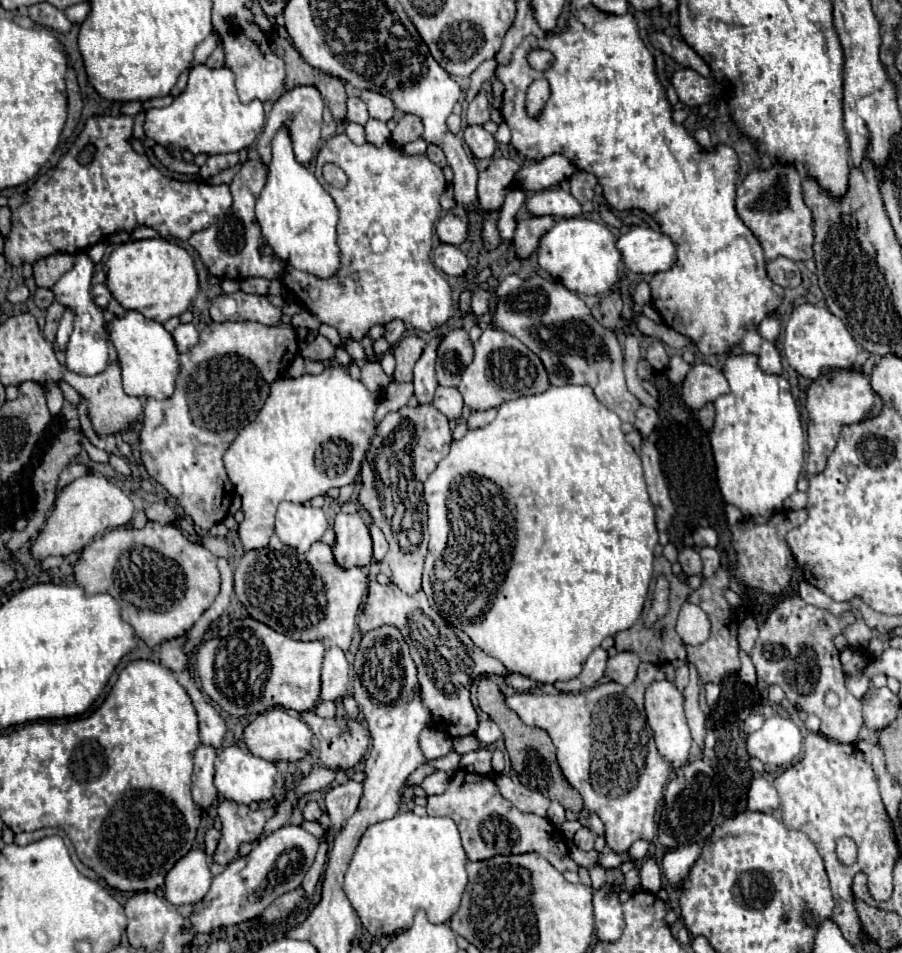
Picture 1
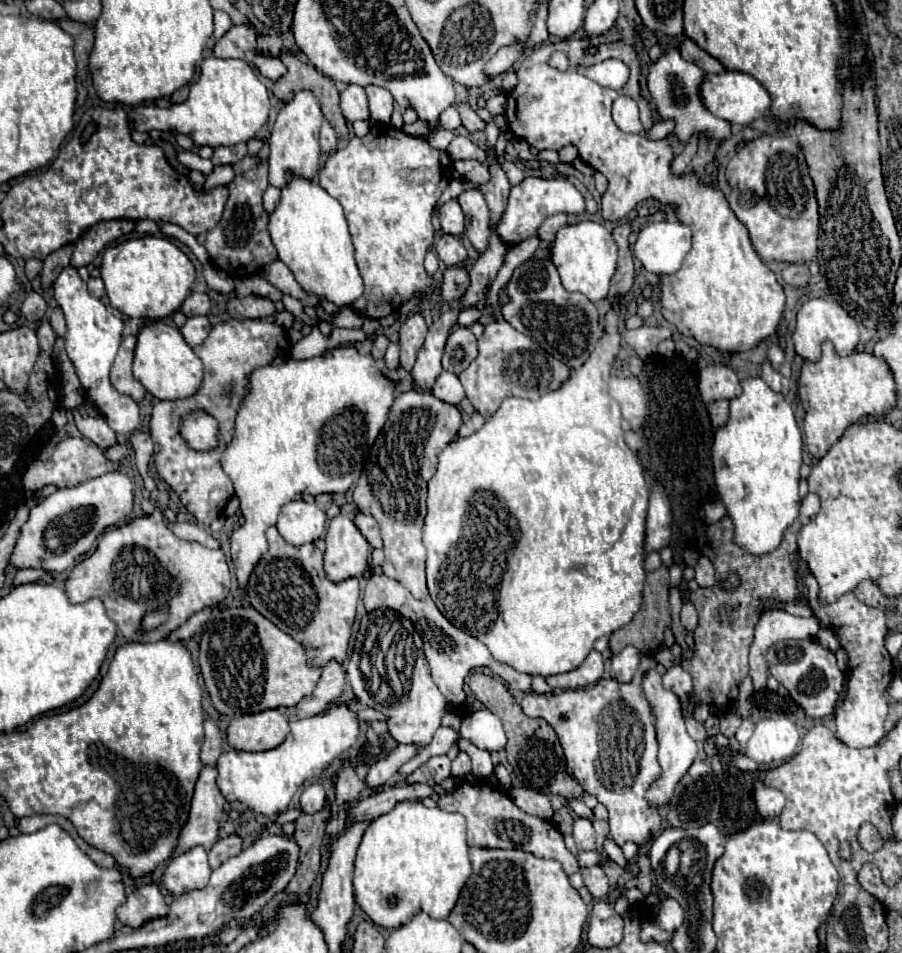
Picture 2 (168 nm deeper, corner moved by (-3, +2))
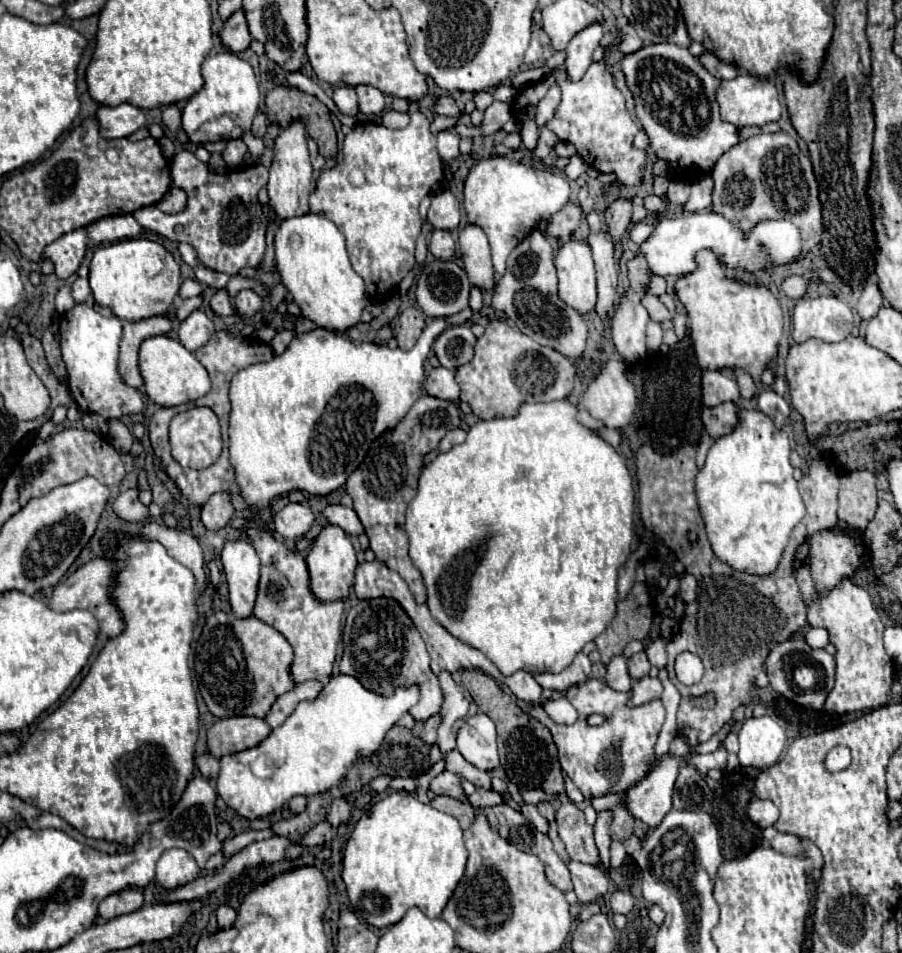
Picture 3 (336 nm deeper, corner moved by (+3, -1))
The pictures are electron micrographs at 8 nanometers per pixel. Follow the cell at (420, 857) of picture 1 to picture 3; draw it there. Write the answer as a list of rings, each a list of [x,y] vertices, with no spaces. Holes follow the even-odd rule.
[[[393,791],[385,799],[377,801],[357,821],[345,851],[343,851],[343,881],[347,885],[347,897],[351,909],[373,927],[389,927],[401,921],[409,907],[419,907],[427,917],[439,917],[447,905],[453,889],[461,881],[467,863],[467,849],[463,843],[463,831],[455,817],[421,803],[407,791]]]

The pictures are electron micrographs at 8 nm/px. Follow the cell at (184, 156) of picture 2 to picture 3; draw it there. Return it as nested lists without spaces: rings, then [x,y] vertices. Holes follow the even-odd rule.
[[[181,151],[171,161],[171,183],[187,193],[187,209],[171,215],[151,205],[138,209],[133,216],[146,230],[158,232],[177,243],[189,243],[203,267],[235,275],[243,267],[257,267],[265,255],[267,221],[257,193],[267,183],[267,177],[269,171],[263,165],[249,165],[219,175],[209,171],[191,151]]]

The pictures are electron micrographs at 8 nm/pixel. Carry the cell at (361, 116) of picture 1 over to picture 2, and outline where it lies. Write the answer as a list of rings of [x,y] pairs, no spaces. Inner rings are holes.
[[[349,84],[343,92],[341,92],[341,110],[343,116],[349,122],[355,120],[369,120],[369,104],[367,104],[367,94],[361,86]]]

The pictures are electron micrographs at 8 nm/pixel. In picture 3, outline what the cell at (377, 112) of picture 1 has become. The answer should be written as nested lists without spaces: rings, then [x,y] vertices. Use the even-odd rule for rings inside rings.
[[[357,85],[359,109],[365,115],[379,115],[385,109],[385,95],[371,85]]]

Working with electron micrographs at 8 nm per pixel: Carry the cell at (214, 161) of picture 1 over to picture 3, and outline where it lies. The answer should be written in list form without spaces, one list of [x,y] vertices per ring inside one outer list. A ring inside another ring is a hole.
[[[233,139],[233,141],[229,141],[229,145],[223,151],[223,159],[227,165],[235,167],[235,165],[243,163],[245,153],[247,153],[247,145],[241,139]]]

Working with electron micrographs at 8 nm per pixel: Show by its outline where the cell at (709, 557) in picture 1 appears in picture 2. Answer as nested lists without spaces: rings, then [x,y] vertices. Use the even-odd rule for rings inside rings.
[[[701,556],[699,562],[697,562],[697,566],[695,566],[695,580],[703,588],[715,584],[715,568],[713,568],[713,562],[707,556]]]

